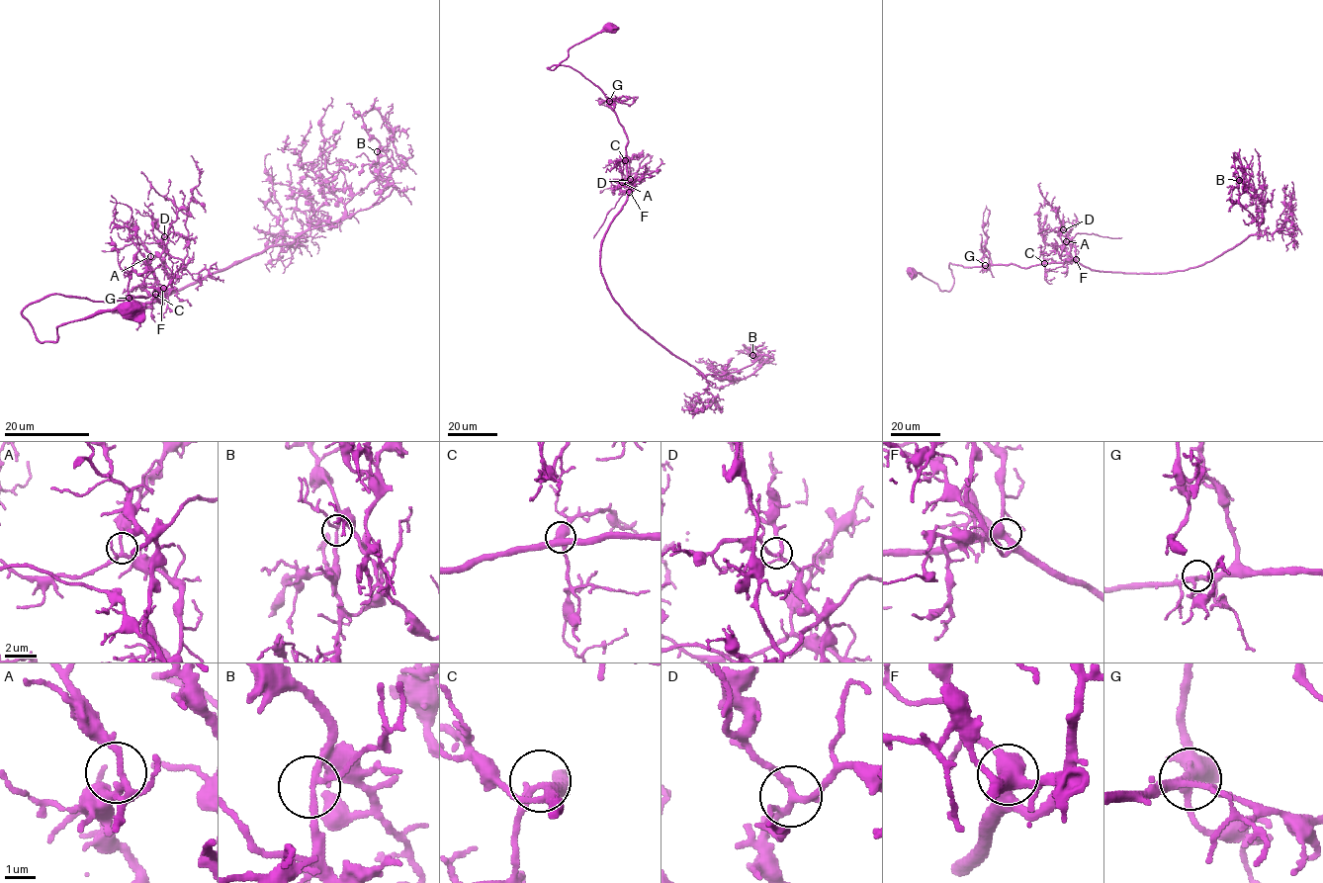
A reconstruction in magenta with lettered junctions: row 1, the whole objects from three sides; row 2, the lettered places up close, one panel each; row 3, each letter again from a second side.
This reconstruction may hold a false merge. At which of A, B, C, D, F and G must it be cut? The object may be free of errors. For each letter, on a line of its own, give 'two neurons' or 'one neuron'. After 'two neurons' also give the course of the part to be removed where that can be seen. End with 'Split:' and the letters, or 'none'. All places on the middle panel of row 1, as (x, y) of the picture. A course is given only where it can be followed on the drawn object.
A: one neuron
B: one neuron
C: one neuron
D: one neuron
F: one neuron
G: one neuron
Split: none

